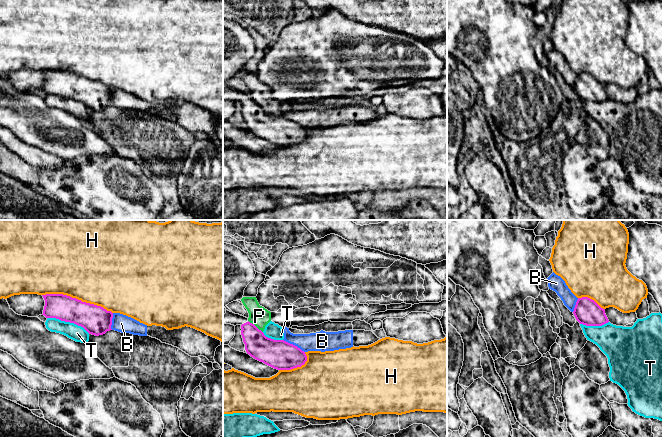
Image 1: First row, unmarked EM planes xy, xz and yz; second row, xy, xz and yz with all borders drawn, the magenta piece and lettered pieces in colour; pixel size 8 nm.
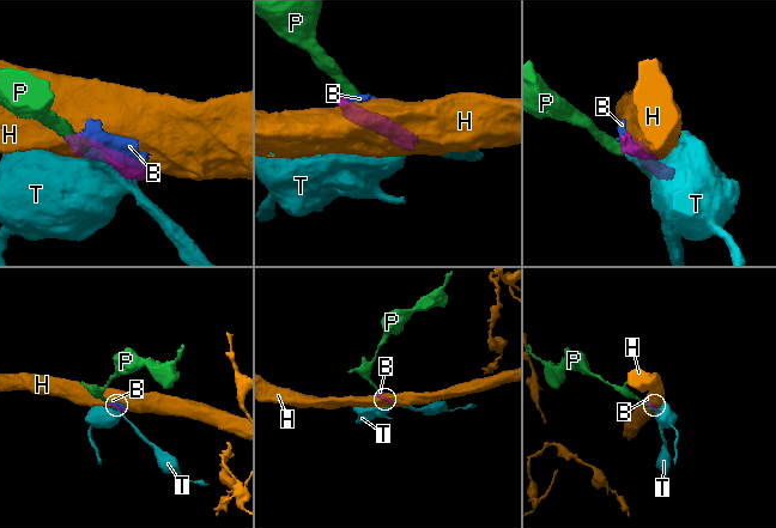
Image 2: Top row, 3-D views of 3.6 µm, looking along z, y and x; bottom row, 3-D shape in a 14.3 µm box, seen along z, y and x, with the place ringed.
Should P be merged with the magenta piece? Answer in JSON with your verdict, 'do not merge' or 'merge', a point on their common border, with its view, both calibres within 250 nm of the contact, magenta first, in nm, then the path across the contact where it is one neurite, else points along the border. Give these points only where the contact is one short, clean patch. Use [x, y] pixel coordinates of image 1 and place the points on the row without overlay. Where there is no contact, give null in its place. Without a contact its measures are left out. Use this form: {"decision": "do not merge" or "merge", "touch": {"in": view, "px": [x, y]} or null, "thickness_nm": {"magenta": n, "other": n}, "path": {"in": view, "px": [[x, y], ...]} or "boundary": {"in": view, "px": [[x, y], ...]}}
{"decision": "do not merge", "touch": {"in": "xz", "px": [254, 101]}, "thickness_nm": {"magenta": 200, "other": 160}, "boundary": {"in": "xz", "px": [[248, 96], [262, 108]]}}

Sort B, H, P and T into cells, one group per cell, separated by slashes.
B / H / P T

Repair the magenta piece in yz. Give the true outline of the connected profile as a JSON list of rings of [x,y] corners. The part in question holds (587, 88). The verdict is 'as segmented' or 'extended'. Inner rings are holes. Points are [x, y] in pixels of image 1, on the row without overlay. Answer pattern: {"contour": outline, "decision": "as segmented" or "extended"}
{"contour": [[[588,73],[578,74],[573,90],[580,100],[586,102],[602,102],[609,98],[605,85]]], "decision": "as segmented"}

